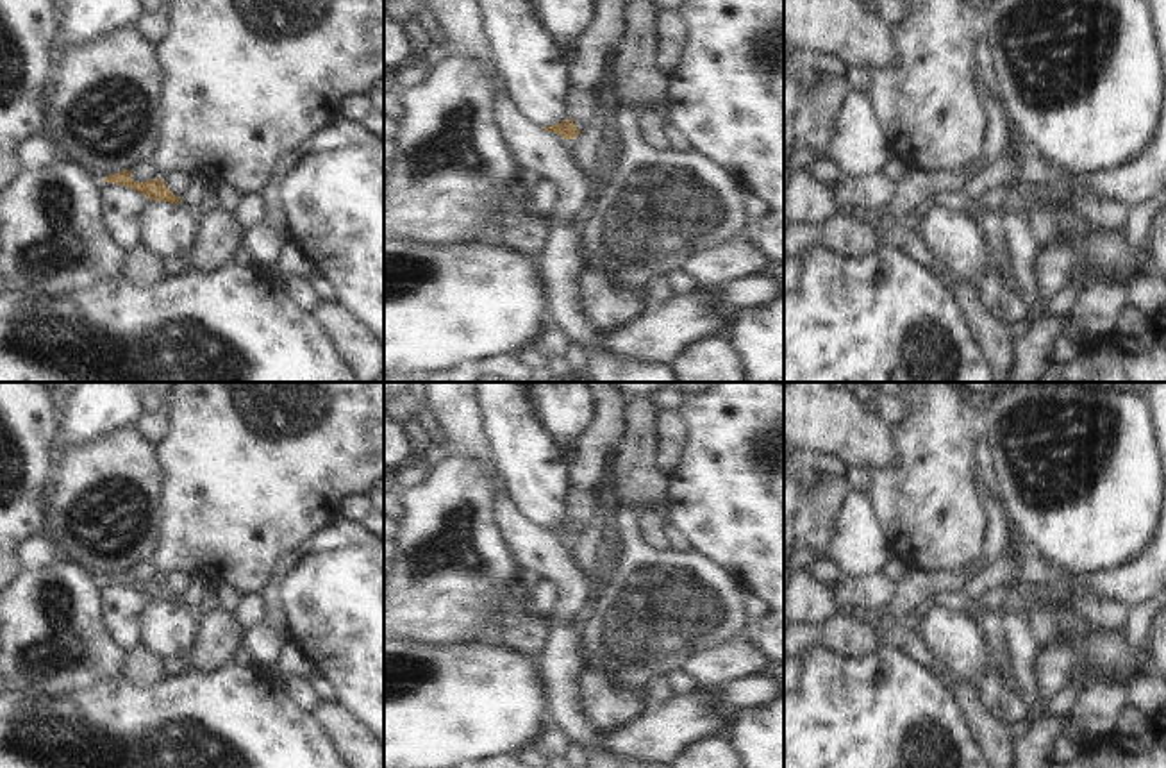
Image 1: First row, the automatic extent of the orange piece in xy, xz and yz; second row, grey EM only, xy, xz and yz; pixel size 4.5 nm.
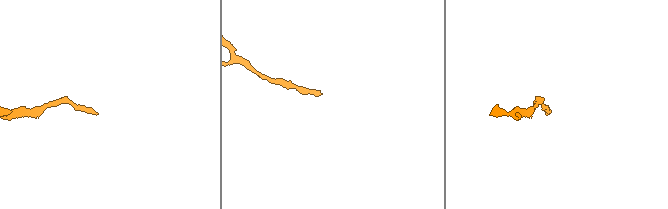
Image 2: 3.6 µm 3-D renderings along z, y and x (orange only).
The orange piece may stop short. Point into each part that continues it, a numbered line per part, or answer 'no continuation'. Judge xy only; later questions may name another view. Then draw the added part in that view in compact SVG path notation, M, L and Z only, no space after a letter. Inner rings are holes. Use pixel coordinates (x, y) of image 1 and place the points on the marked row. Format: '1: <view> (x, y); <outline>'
no continuation

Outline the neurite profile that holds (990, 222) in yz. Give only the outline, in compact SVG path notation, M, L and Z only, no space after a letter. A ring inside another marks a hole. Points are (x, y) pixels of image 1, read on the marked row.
M962 191L934 193L930 195L930 198L934 205L945 207L948 211L957 211L961 214L968 214L980 225L989 245L996 254L998 268L1002 270L1007 286L1021 298L1021 282L1016 279L1016 273L1012 268L1000 216L993 211L982 209L975 198L971 198Z

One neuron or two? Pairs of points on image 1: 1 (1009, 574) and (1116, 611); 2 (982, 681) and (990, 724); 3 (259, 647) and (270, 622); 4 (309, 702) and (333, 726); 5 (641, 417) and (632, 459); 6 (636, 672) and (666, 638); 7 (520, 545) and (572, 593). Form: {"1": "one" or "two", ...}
{"1": "one", "2": "two", "3": "one", "4": "two", "5": "one", "6": "one", "7": "one"}

